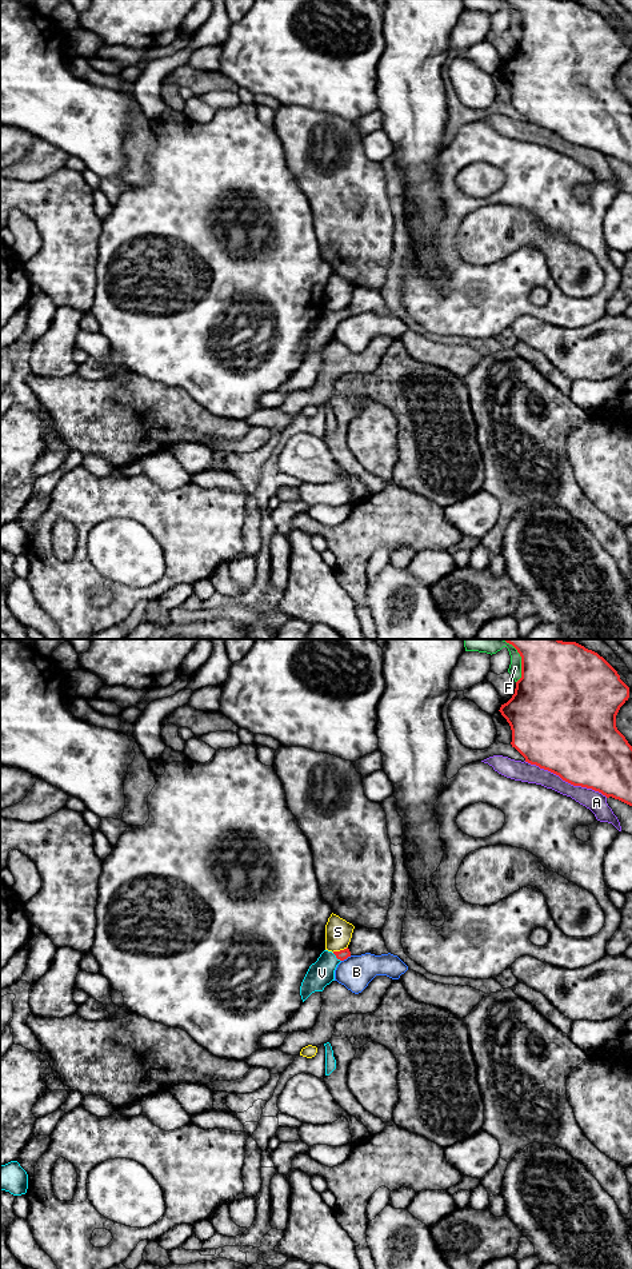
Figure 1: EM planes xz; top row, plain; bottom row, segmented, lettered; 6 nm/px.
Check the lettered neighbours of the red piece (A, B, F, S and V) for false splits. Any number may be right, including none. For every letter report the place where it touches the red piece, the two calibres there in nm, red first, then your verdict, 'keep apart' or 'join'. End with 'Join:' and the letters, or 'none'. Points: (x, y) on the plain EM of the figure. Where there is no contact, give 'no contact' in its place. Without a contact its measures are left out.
A: xz (566, 140) | 480/120 nm | keep apart
B: xz (346, 318) | 60/200 nm | keep apart
F: xz (522, 20) | 460/80 nm | keep apart
S: xz (340, 310) | 60/160 nm | keep apart
V: xz (336, 316) | 60/160 nm | join
Join: V

